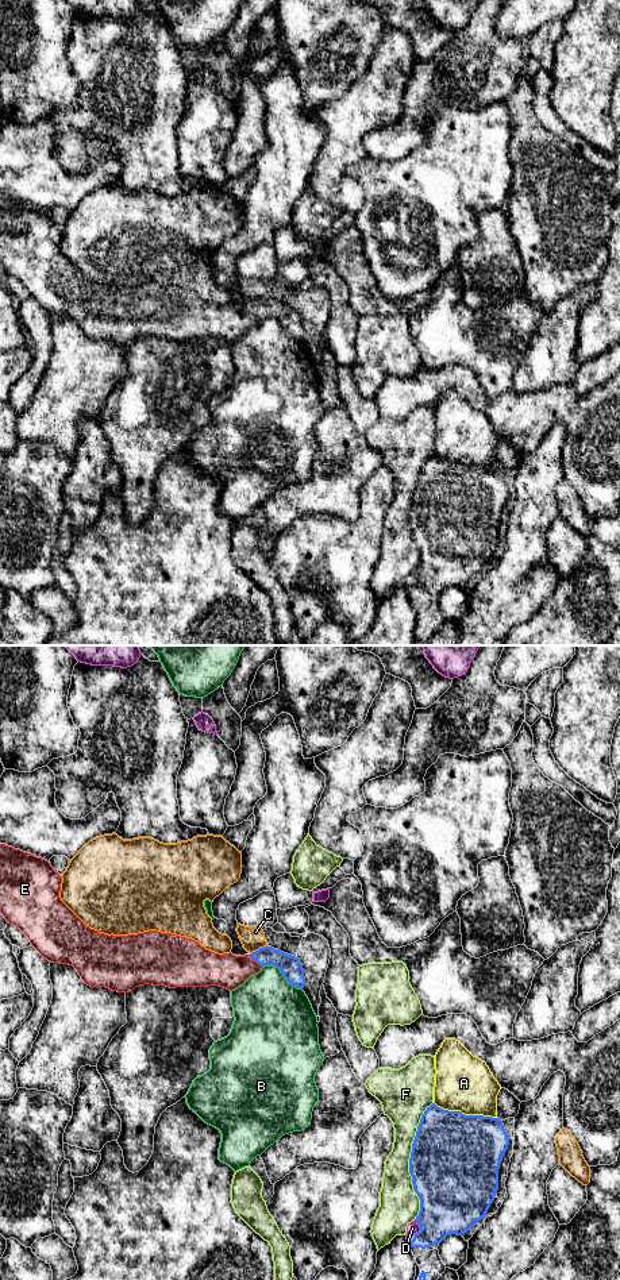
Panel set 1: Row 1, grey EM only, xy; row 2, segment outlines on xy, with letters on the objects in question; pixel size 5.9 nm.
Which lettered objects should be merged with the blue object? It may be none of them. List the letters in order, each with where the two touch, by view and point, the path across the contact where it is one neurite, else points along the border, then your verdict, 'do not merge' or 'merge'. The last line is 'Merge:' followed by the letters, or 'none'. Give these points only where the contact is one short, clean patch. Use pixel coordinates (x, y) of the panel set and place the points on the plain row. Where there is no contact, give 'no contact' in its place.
A: contact xy (463, 466); do not merge
B: contact xy (281, 324); do not merge
C: contact xy (260, 300); do not merge
D: contact xy (420, 579); do not merge
E: contact xy (254, 311); way xy (289, 317), (278, 311), (254, 311), (243, 319), (228, 323); merge
F: contact xy (409, 512); do not merge
Merge: E

